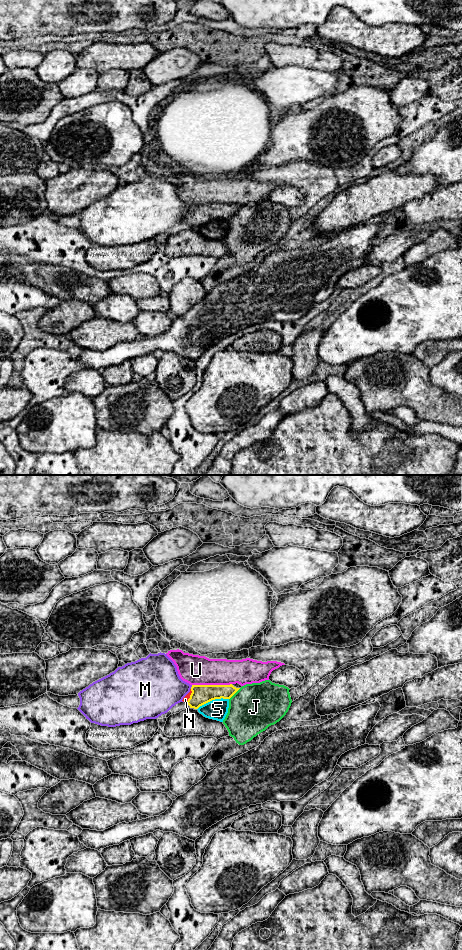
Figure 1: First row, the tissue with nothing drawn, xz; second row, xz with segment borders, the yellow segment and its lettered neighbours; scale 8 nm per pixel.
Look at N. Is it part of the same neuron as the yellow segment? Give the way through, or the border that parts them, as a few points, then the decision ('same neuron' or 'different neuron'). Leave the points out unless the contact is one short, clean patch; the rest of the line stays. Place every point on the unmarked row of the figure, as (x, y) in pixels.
runs through xz (201, 214), (190, 216), (185, 219); same neuron

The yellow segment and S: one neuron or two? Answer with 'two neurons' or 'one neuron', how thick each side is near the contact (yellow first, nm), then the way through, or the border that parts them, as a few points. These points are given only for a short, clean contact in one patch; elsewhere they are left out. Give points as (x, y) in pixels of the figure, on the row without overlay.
two neurons | 160/170 nm | along xz (228, 218), (212, 219), (197, 229)

